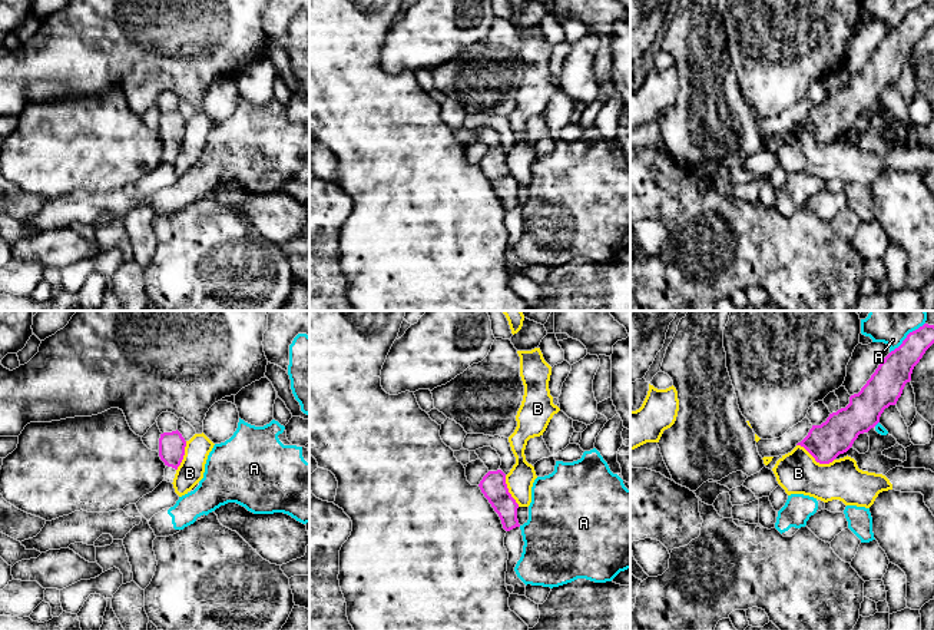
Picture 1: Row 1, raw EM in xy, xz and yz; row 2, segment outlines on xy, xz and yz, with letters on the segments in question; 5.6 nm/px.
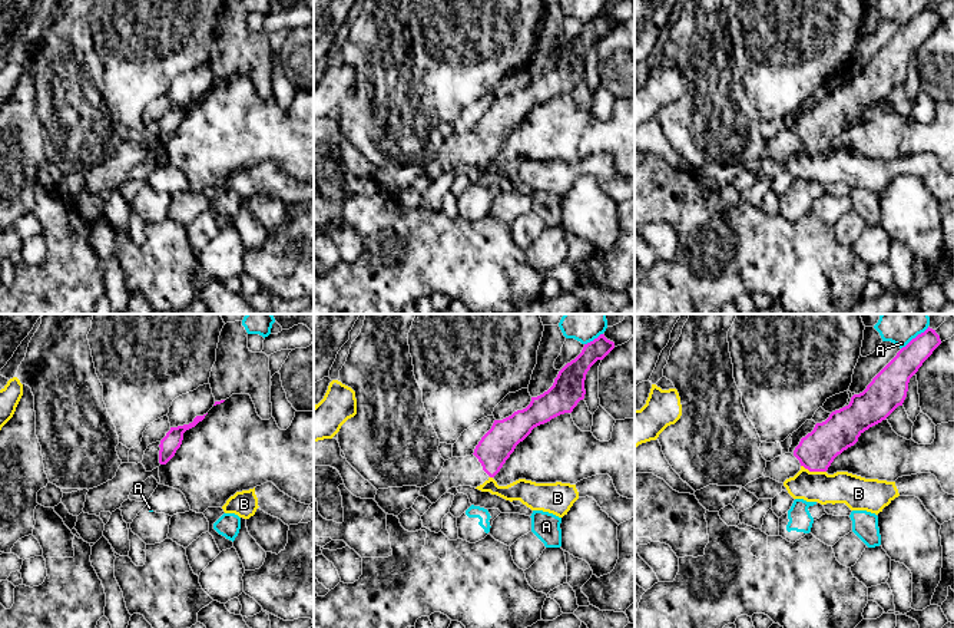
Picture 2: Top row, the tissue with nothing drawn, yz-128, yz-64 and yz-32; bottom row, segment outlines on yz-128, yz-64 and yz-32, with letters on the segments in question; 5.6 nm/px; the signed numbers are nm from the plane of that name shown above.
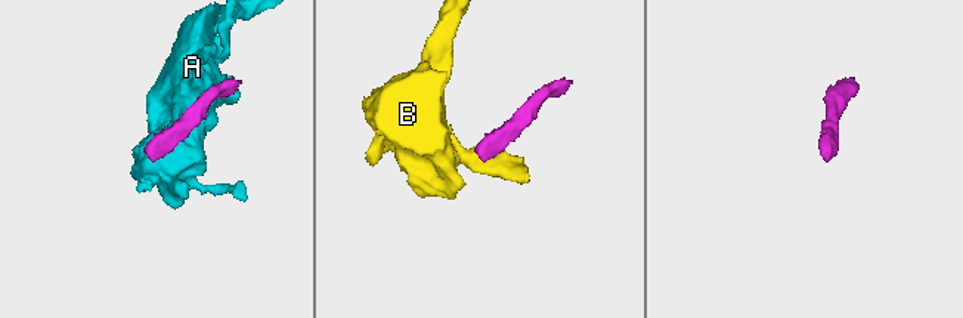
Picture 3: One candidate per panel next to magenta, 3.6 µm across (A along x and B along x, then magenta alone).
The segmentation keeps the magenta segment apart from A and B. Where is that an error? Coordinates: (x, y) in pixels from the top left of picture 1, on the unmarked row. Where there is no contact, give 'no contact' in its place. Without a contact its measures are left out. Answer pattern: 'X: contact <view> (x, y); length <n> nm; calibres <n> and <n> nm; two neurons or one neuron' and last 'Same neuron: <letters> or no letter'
A: contact yz (907, 16); length 260 nm; calibres 190 and 140 nm; two neurons
B: contact yz (815, 139); length 240 nm; calibres 200 and 240 nm; two neurons
Same neuron: no letter

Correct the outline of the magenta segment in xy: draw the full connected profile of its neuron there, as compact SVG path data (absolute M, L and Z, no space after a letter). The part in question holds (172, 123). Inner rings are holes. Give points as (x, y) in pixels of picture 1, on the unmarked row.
M176 109L172 112L163 112L159 117L159 136L165 142L165 160L173 162L178 146L185 135L186 120Z

